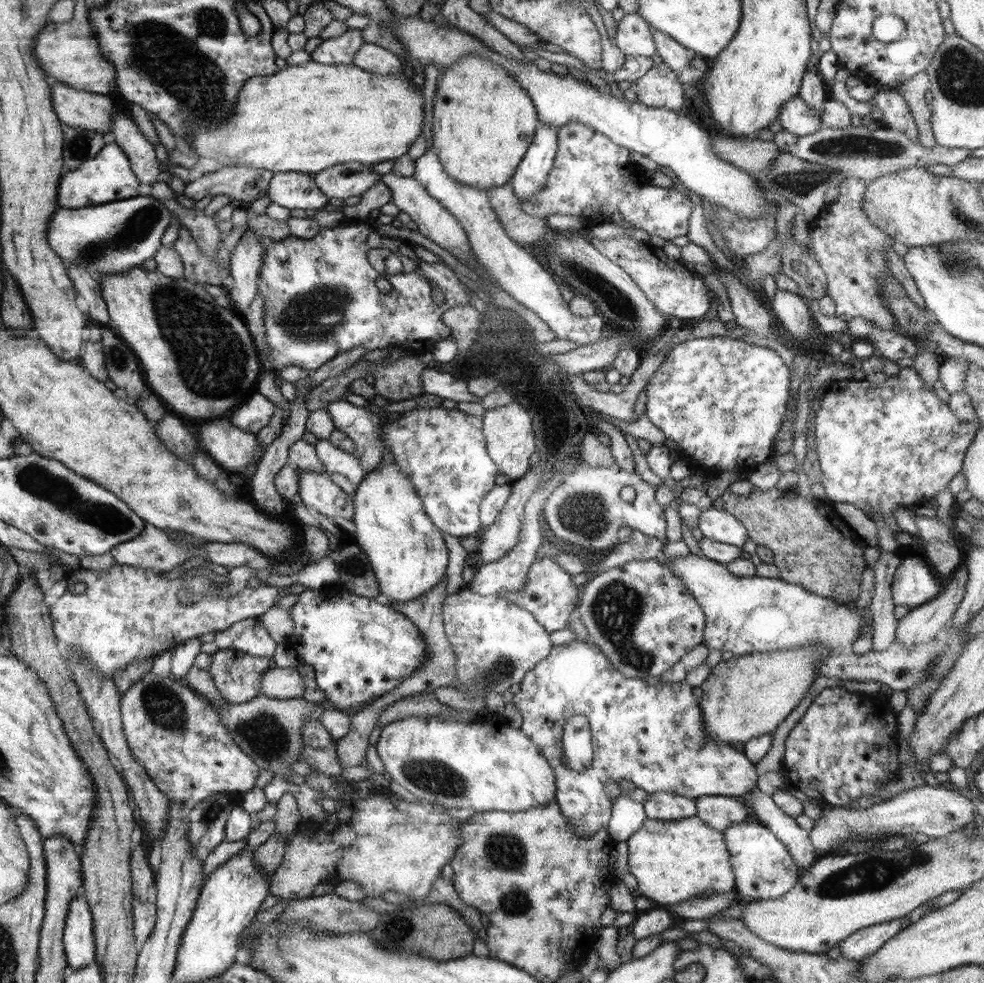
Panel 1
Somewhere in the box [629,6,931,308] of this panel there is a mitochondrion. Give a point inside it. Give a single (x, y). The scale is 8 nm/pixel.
(846, 148)

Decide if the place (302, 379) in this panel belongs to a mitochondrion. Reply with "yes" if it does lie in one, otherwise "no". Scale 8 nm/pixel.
no

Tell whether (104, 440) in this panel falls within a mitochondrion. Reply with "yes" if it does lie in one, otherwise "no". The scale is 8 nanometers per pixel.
no

